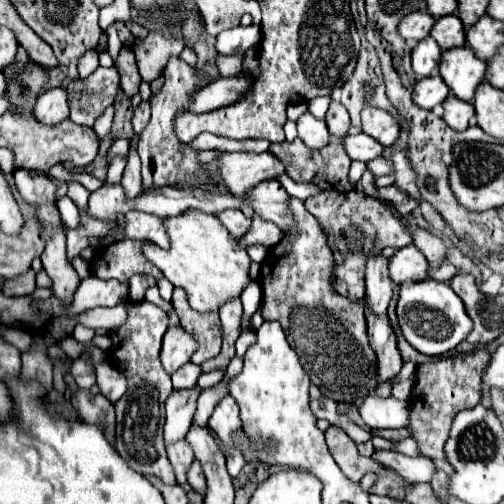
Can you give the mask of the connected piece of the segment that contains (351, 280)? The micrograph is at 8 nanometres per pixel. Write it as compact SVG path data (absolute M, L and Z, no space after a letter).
M323 190L319 196L307 198L305 208L321 222L331 250L335 252L335 290L339 294L347 294L351 300L359 300L363 296L361 282L365 282L365 264L369 256L381 254L385 248L405 248L413 242L411 230L391 212L391 208L371 196L361 194L359 190Z

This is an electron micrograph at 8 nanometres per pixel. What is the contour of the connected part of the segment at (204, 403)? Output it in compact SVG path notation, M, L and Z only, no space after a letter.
M219 384L219 386L215 386L215 388L207 388L207 390L203 390L201 392L201 396L199 396L199 400L197 400L197 410L195 410L195 416L193 416L193 422L199 426L207 426L207 422L209 422L209 416L211 416L211 412L213 412L213 408L215 408L215 404L217 404L217 400L221 400L221 396L225 396L227 394L227 390L225 390L225 386L223 384Z

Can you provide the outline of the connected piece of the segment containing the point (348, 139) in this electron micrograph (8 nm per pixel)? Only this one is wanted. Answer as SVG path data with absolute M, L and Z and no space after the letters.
M363 132L343 136L341 144L343 144L343 148L345 148L345 152L347 152L347 156L351 160L369 162L369 160L373 160L373 158L383 154L383 146L379 146L377 140L373 140L371 136L365 136Z

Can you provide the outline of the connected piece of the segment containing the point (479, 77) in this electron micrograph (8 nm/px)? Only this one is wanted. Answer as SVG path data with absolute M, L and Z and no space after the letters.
M461 46L441 54L439 76L449 86L451 94L455 94L459 100L471 100L475 88L483 82L485 68L485 62L479 60L471 48Z

